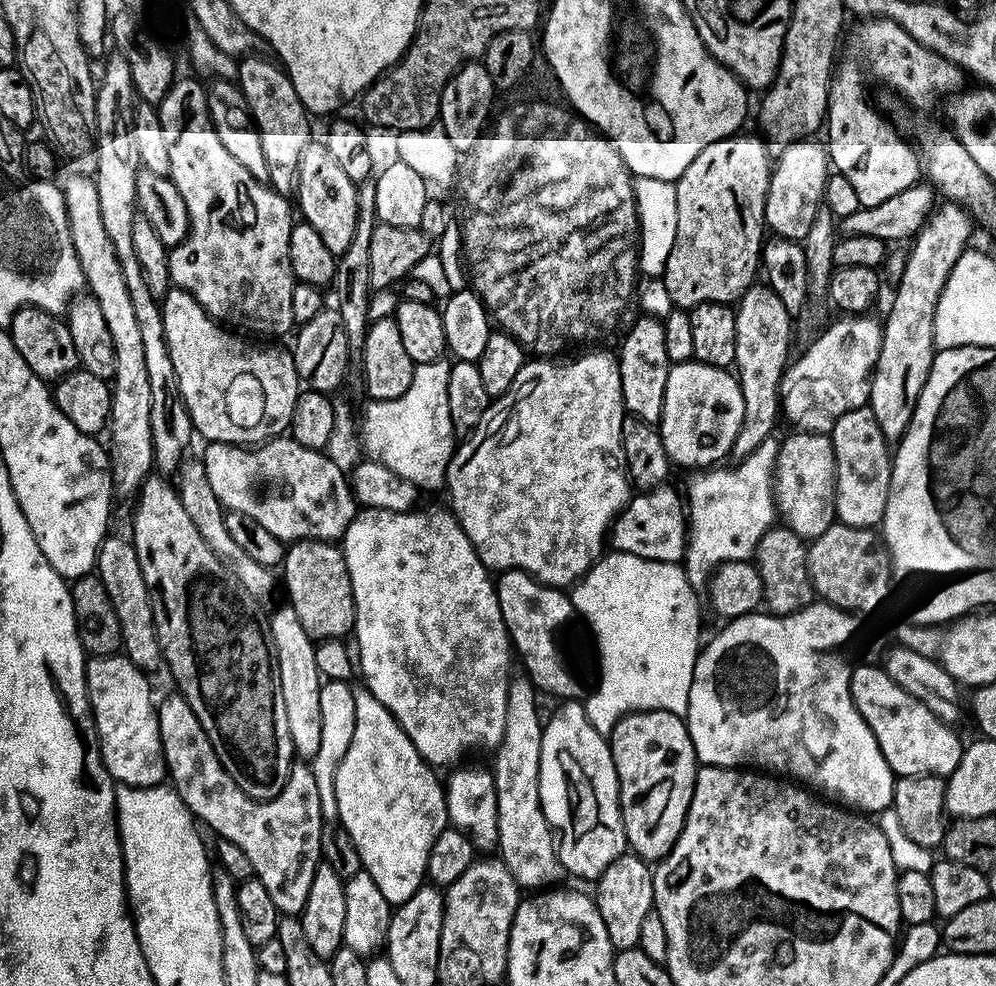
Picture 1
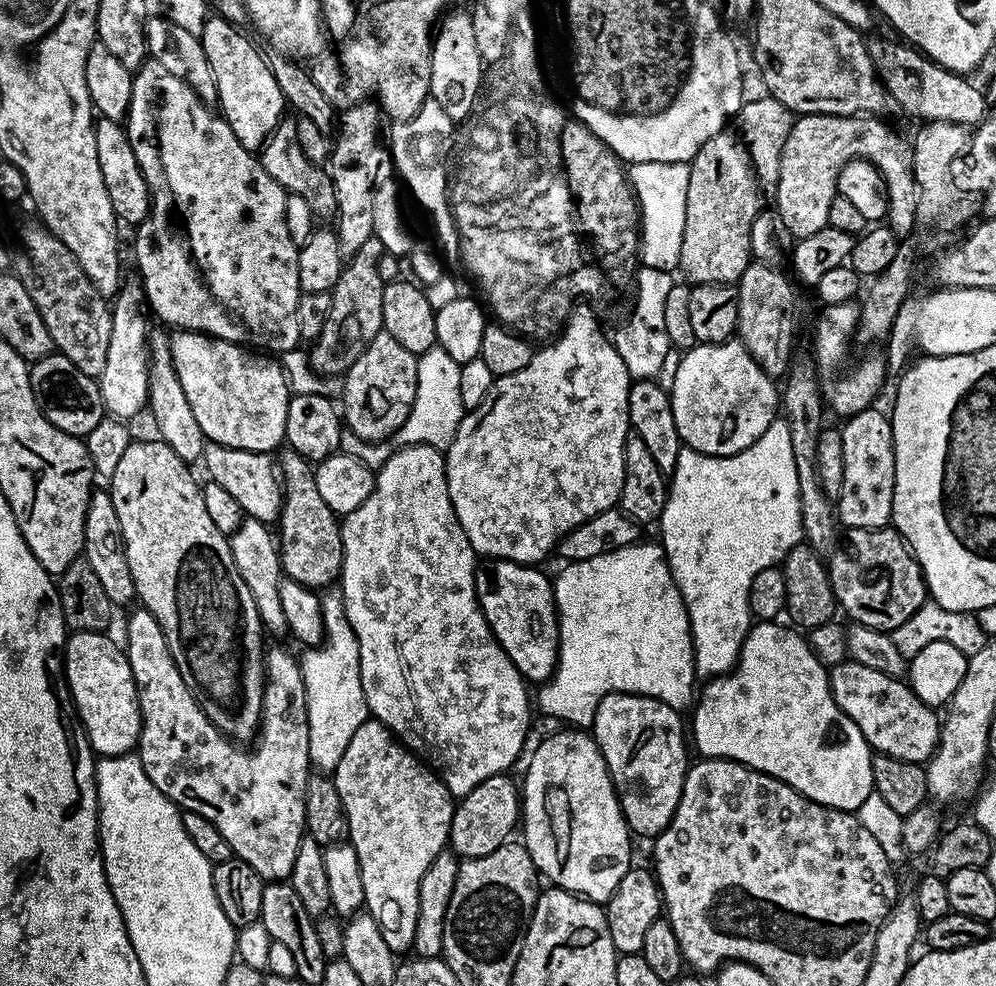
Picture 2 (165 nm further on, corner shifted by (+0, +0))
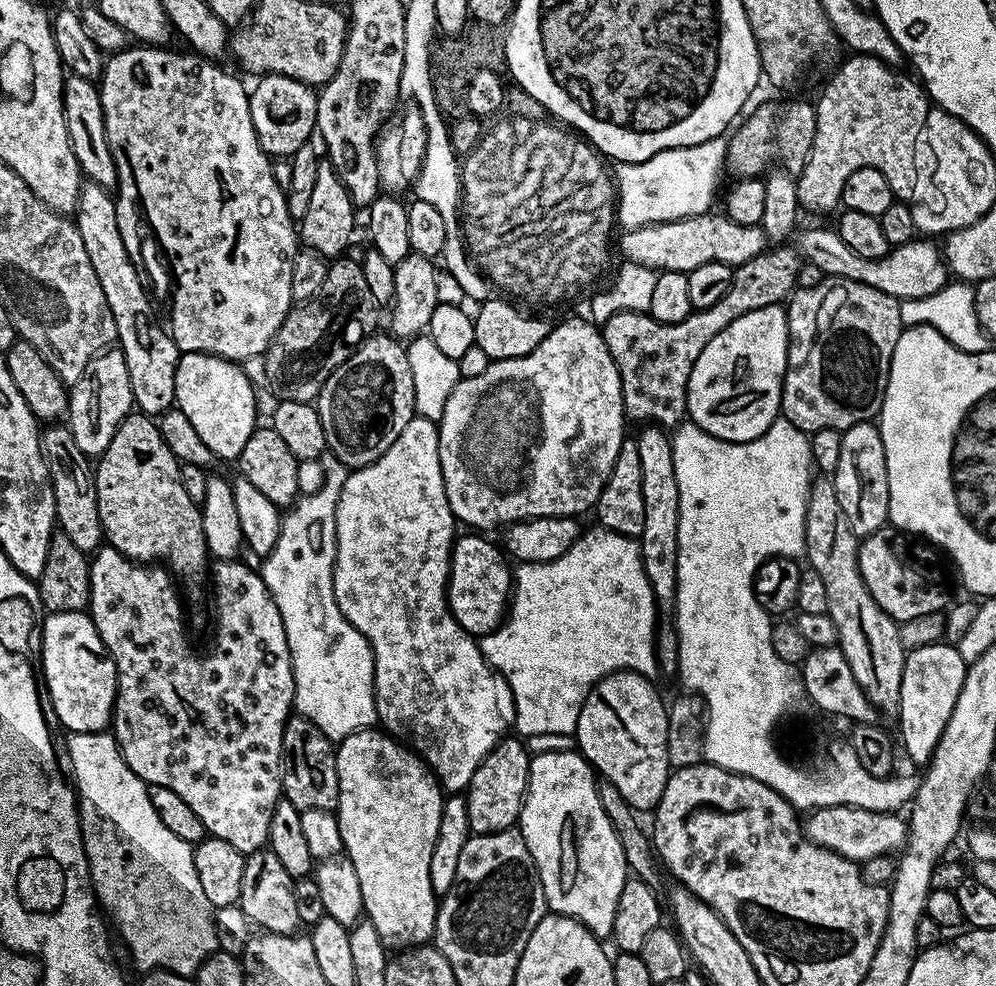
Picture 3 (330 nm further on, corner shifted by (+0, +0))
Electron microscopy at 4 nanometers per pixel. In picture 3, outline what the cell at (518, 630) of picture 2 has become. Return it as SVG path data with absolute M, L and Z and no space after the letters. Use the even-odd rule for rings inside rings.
M468 534L472 536L457 535L452 545L452 561L450 562L450 574L448 575L448 605L454 614L454 618L471 636L488 636L494 629L500 627L506 619L506 613L510 607L514 572L506 559L505 553L499 547L496 548L488 540L483 540L483 535Z

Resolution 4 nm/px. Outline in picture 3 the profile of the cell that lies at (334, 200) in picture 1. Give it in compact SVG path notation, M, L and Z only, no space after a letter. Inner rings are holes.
M265 74L255 83L248 94L248 105L258 142L270 158L291 158L316 132L317 89L282 74Z

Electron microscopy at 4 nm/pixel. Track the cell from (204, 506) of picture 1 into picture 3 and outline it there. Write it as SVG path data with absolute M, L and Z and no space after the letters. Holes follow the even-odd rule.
M91 182L85 183L80 190L80 203L74 213L74 223L78 234L82 234L82 242L86 245L86 255L90 257L90 266L94 266L94 274L98 274L98 282L102 285L102 294L106 294L106 303L110 305L110 314L114 314L116 340L120 353L126 358L126 366L130 370L130 386L132 399L139 411L153 417L169 411L176 403L174 394L174 374L181 358L181 350L167 331L156 325L152 317L152 304L148 301L148 292L140 281L141 269L126 254L126 242L122 242L122 230L118 230L118 214L113 193L107 188Z

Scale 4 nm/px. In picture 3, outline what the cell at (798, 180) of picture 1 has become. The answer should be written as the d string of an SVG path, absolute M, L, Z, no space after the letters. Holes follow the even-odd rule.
M849 55L849 60L833 74L824 88L816 105L816 129L814 144L806 158L806 166L800 176L795 177L798 190L797 205L801 209L809 208L812 212L828 212L840 204L842 186L854 170L873 168L878 170L890 182L893 197L900 202L909 202L914 196L914 182L917 171L914 168L915 143L918 132L926 121L930 109L930 97L915 79L903 76L895 67L883 64L873 56Z

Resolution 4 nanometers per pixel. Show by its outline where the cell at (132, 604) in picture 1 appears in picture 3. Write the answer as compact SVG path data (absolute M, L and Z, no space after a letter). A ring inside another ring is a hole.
M67 426L45 427L40 434L40 449L44 452L44 461L48 463L59 531L64 532L66 538L70 538L70 542L78 546L78 550L86 554L95 553L105 543L106 537L102 518L98 518L96 478L89 461L82 450L78 450L78 442L74 442L74 434Z

